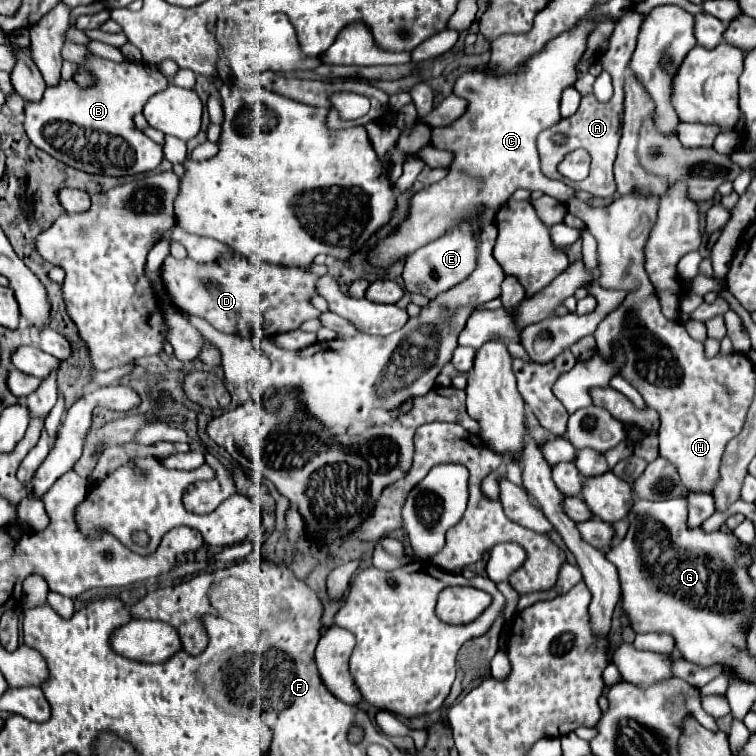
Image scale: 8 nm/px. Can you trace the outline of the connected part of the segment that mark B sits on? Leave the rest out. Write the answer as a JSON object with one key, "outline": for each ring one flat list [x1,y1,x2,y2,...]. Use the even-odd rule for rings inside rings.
{"outline":[[89,54,83,64,79,66,87,74,93,76,91,86,83,88,71,80,59,78,59,86,47,86,43,98,39,102,25,102,25,112,23,112,23,126,29,136,29,140,51,154,53,158,65,162,71,168,89,172,89,174,107,174,107,176,131,176,131,174,141,174,147,170,155,170,161,160,163,160,163,146,155,144,151,138,147,138,135,124,133,124,133,114,141,112,145,102,167,88,167,78,147,62,111,62,99,56],[103,154,103,164,97,160,97,156]]}

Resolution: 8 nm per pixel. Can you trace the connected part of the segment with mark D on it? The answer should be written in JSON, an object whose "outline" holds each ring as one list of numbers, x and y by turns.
{"outline":[[173,256,163,262,163,282,177,308,205,318,211,326,225,334,247,336,249,330,251,338,297,330,303,322,319,318,321,312,309,302,317,294,317,278,319,276,301,268,283,268,265,262,251,264,243,256,229,260,221,258,213,264,197,264,189,258,175,260]]}

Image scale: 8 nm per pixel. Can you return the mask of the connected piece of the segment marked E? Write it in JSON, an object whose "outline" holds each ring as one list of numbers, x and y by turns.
{"outline":[[463,222,463,226,451,228,445,236,437,238,435,242,419,248,405,260,403,270,403,282,405,290,409,294,421,294,425,298,435,298,443,290,451,290,451,286,457,286,457,282,463,282,463,278,471,276,471,270,475,268,475,256,477,256,477,238,471,230,473,226,469,222]]}

